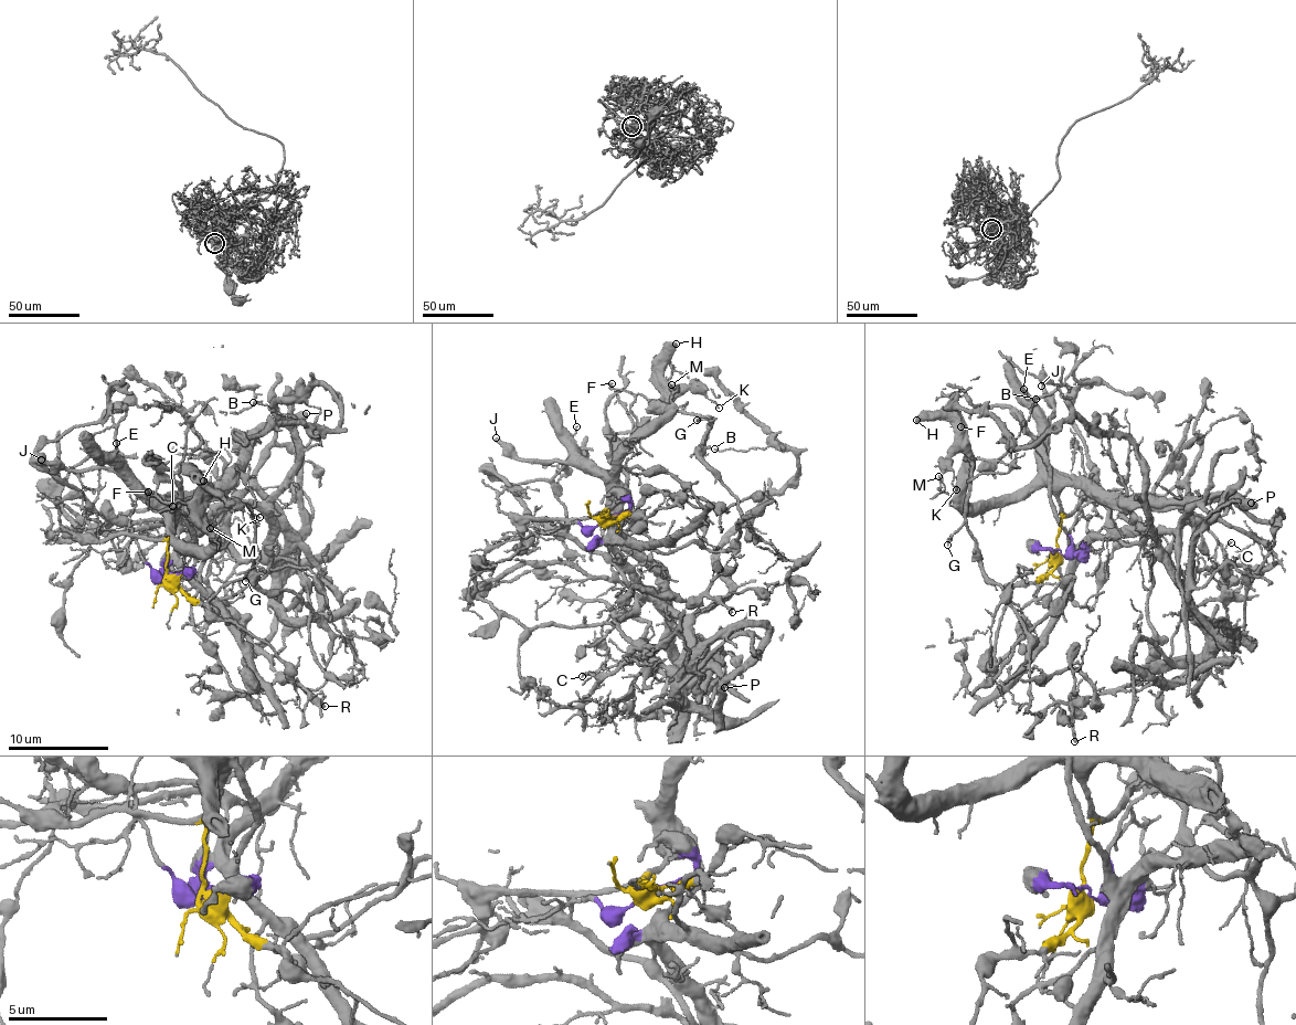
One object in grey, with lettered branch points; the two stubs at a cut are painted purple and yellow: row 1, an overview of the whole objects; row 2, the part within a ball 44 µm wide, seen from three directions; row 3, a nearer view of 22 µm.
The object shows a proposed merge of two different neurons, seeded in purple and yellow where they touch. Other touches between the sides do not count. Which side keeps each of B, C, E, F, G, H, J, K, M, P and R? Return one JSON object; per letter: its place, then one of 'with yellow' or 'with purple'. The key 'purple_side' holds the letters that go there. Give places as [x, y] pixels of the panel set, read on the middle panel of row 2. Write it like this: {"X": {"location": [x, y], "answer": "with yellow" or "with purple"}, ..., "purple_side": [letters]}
{"B": {"location": [714, 448], "answer": "with purple"}, "C": {"location": [582, 676], "answer": "with purple"}, "E": {"location": [576, 426], "answer": "with yellow"}, "F": {"location": [612, 383], "answer": "with yellow"}, "G": {"location": [697, 420], "answer": "with yellow"}, "H": {"location": [676, 344], "answer": "with yellow"}, "J": {"location": [496, 437], "answer": "with yellow"}, "K": {"location": [719, 408], "answer": "with yellow"}, "M": {"location": [671, 384], "answer": "with yellow"}, "P": {"location": [724, 687], "answer": "with yellow"}, "R": {"location": [732, 612], "answer": "with purple"}, "purple_side": ["B", "C", "R"]}

